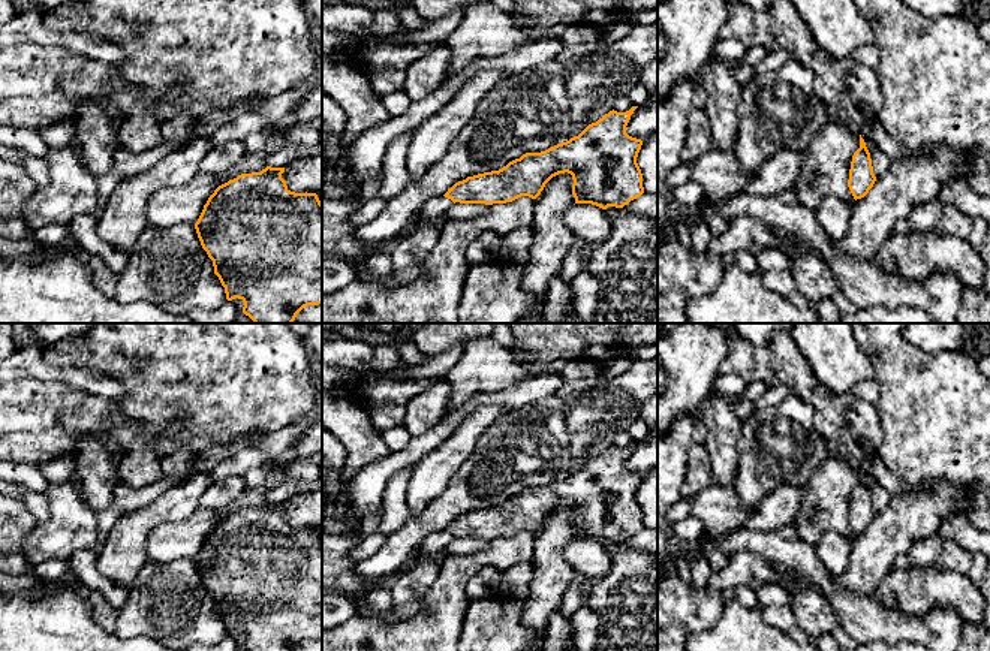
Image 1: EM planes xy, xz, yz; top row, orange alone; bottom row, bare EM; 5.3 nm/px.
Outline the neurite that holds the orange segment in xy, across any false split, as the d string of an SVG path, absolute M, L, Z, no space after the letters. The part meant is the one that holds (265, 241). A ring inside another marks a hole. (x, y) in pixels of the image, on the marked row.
M267 166L219 186L195 223L226 299L241 299L243 313L255 323L292 323L304 307L322 304L322 202L316 193L291 192L282 178L283 172L285 168Z

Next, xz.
M637 108L626 112L613 109L566 142L526 153L499 171L455 183L443 196L425 202L418 216L421 224L442 220L455 202L493 205L521 196L536 199L553 177L565 172L572 175L575 204L623 208L644 193L637 163L643 141L626 133Z

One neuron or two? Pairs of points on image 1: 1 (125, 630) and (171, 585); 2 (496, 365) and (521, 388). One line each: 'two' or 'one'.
1: one
2: two

